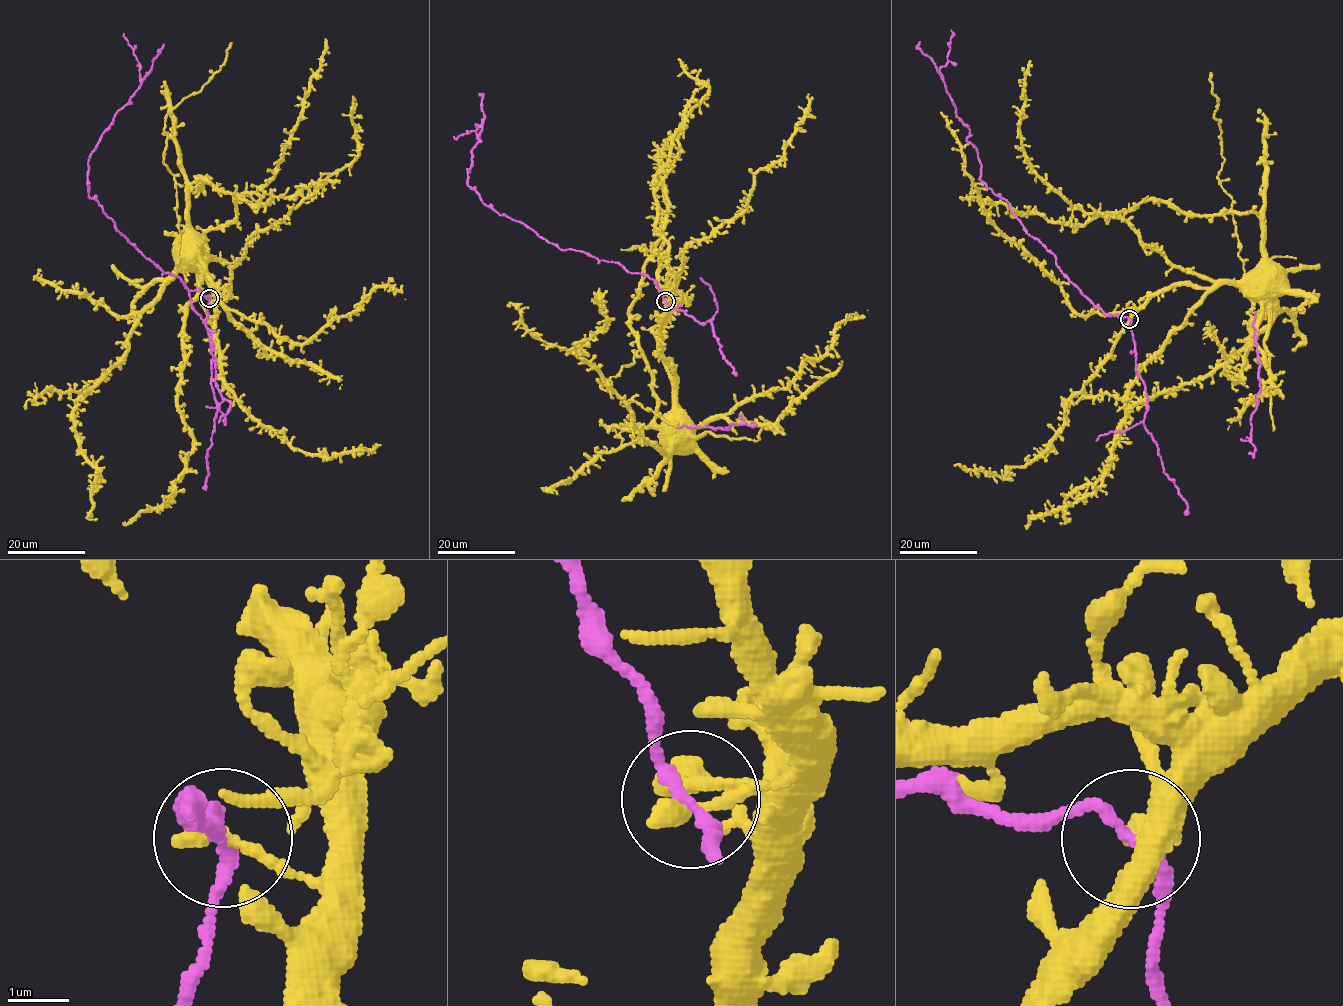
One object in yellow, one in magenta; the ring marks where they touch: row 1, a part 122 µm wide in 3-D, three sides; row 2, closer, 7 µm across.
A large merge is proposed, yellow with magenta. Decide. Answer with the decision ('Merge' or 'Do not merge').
Merge

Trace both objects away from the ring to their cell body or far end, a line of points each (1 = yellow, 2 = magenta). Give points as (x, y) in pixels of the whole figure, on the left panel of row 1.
1: (209, 298), (216, 299), (202, 261), (198, 260), (205, 260), (201, 255), (193, 256), (191, 242)
2: (210, 298), (145, 258), (88, 195), (89, 156), (140, 83), (140, 64), (124, 33)

